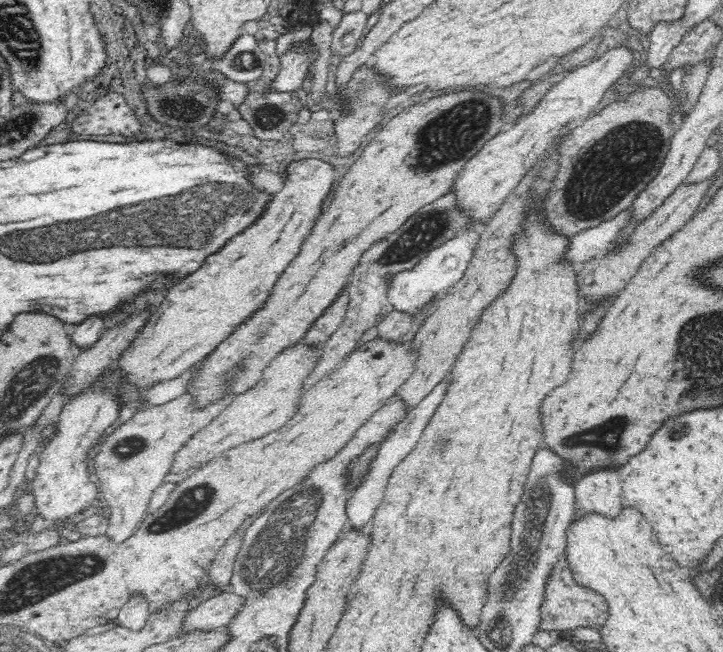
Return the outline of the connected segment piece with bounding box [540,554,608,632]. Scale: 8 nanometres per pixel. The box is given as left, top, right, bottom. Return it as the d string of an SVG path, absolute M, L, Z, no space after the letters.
M565 554L559 557L558 562L554 564L552 573L550 574L549 584L545 589L545 602L542 603L542 626L540 630L568 630L568 628L576 628L578 626L592 627L598 630L604 622L606 622L606 604L602 598L598 598L598 594L594 590L578 587L574 583L570 567L565 561Z

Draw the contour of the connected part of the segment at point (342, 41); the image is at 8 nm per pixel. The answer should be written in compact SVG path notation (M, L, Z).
M362 9L353 12L343 12L340 22L333 30L331 48L338 54L349 55L356 48L356 40L366 28L368 15Z

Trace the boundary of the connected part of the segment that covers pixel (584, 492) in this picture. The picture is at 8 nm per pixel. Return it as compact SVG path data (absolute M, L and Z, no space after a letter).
M595 468L586 471L575 482L577 519L594 511L604 516L616 516L622 508L622 478L618 468Z

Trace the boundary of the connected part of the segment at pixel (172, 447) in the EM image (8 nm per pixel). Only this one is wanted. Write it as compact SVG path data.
M184 394L178 400L166 402L162 406L139 410L110 434L102 436L100 444L93 448L94 456L90 456L90 460L94 476L100 482L99 492L107 500L107 508L110 509L109 525L105 532L110 539L122 542L132 536L138 520L146 514L154 490L162 484L172 456L194 432L218 416L218 412L222 412L228 402L230 398L224 398L218 404L206 406L206 410L192 410L190 396Z

